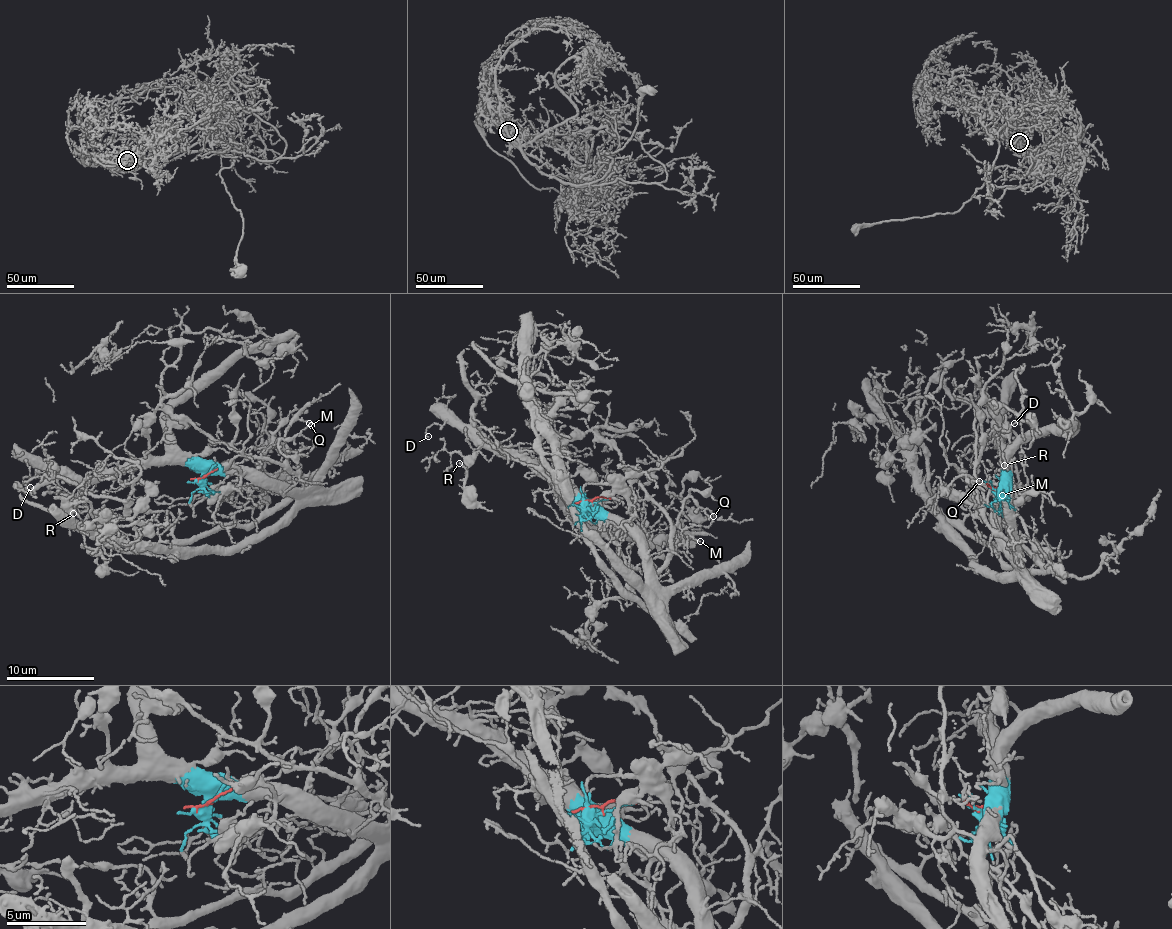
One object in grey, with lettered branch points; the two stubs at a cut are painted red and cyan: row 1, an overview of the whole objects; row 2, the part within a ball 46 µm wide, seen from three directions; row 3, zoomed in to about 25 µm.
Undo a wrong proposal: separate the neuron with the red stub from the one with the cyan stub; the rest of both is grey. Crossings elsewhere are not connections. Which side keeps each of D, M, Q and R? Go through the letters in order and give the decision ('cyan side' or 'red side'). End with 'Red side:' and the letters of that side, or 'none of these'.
D: cyan side
M: red side
Q: red side
R: cyan side
Red side: M, Q

